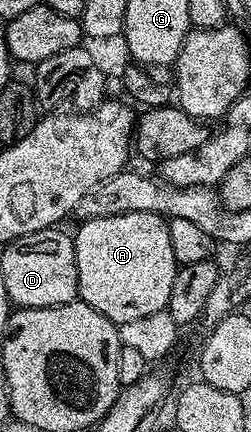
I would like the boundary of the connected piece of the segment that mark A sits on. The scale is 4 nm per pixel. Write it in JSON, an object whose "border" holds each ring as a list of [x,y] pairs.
{"border":[[[126,212],[122,216],[86,218],[74,230],[79,301],[90,304],[114,323],[138,320],[167,307],[178,263],[170,248],[168,223],[159,214]]]}

